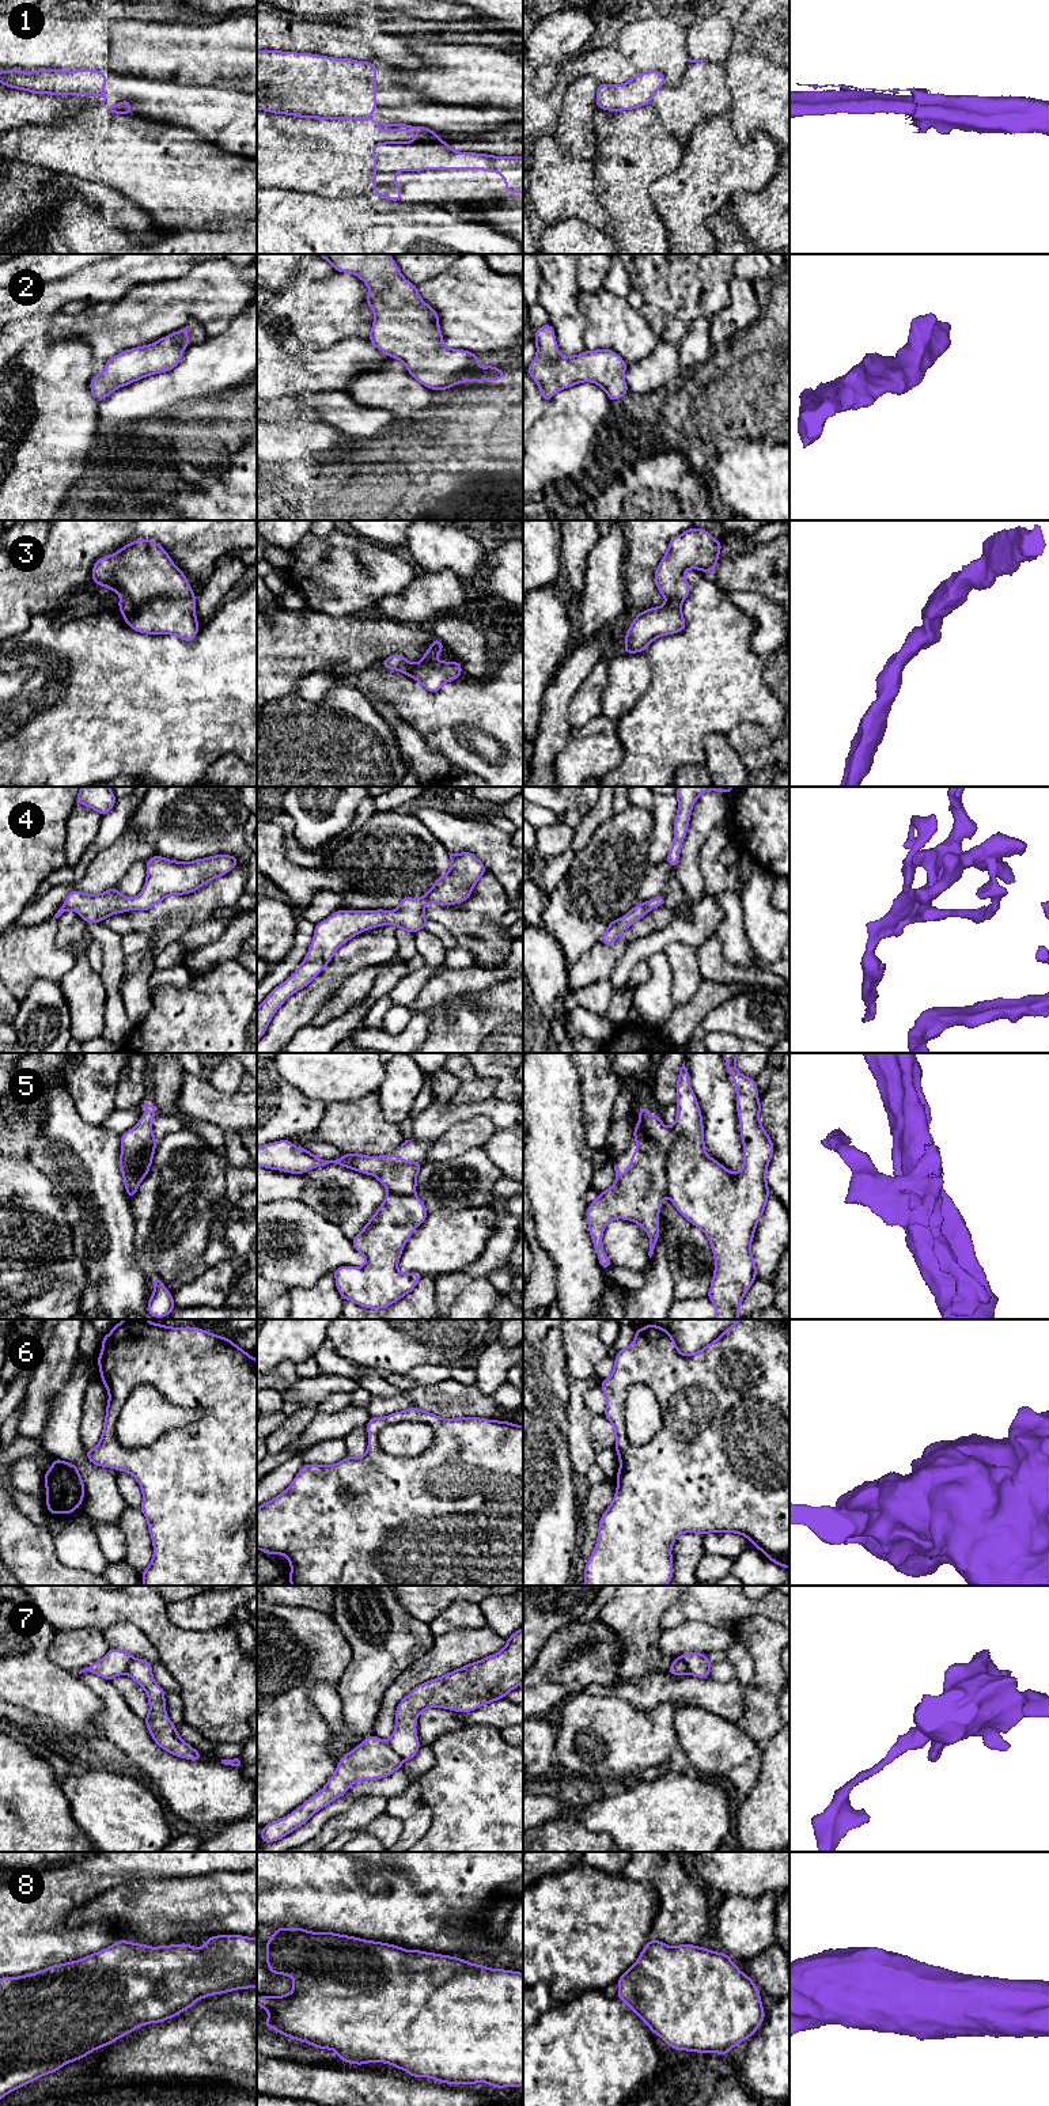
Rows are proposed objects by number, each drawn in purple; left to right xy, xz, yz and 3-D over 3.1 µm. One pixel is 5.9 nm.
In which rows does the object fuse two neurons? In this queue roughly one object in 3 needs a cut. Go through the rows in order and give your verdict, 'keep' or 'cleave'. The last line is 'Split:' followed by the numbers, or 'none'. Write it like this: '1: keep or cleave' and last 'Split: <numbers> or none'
1: cleave
2: keep
3: keep
4: keep
5: cleave
6: cleave
7: cleave
8: keep
Split: 1, 5, 6, 7

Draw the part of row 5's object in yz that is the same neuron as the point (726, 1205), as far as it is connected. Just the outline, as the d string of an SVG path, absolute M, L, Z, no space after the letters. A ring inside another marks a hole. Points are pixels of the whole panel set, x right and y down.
M739 1053L723 1054L727 1069L735 1082L736 1111L745 1151L743 1168L739 1173L732 1173L707 1155L703 1114L690 1088L689 1071L683 1063L677 1080L677 1118L666 1160L666 1181L667 1196L673 1205L689 1223L701 1228L711 1243L715 1272L707 1298L715 1304L715 1319L739 1319L742 1299L757 1279L751 1241L770 1193L766 1170L773 1155L773 1141L760 1121L761 1102L755 1079L743 1076L735 1067Z

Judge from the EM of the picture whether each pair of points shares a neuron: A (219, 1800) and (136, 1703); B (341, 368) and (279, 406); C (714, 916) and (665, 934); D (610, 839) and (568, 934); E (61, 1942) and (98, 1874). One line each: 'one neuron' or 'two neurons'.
A: two neurons
B: two neurons
C: one neuron
D: one neuron
E: one neuron

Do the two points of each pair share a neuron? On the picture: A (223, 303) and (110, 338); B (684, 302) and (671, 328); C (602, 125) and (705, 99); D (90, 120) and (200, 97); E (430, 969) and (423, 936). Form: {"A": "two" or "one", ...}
{"A": "one", "B": "two", "C": "two", "D": "two", "E": "one"}

